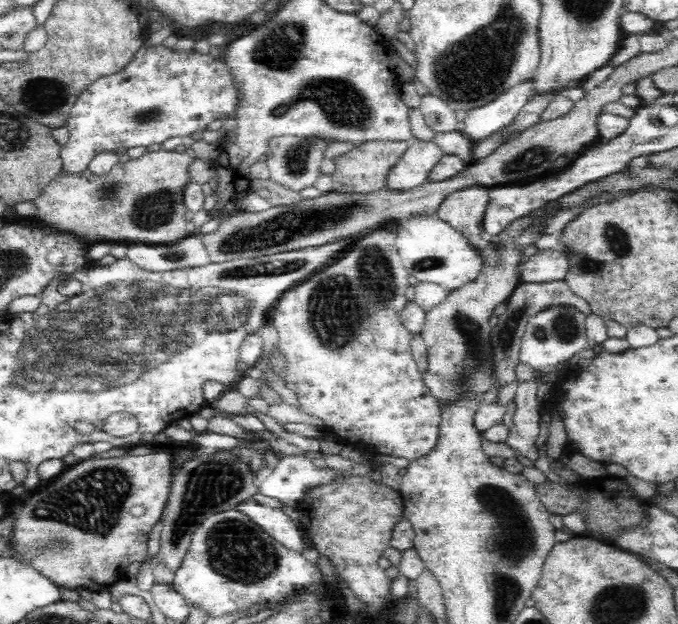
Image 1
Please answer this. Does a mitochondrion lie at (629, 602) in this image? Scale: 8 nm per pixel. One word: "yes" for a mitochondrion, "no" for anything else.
yes

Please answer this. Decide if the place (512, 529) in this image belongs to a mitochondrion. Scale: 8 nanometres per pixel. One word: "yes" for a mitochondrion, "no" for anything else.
yes

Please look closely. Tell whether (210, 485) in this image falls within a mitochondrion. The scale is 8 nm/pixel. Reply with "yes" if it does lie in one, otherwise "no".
yes

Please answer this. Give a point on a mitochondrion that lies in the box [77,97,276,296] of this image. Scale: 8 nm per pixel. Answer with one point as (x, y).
(153, 210)

